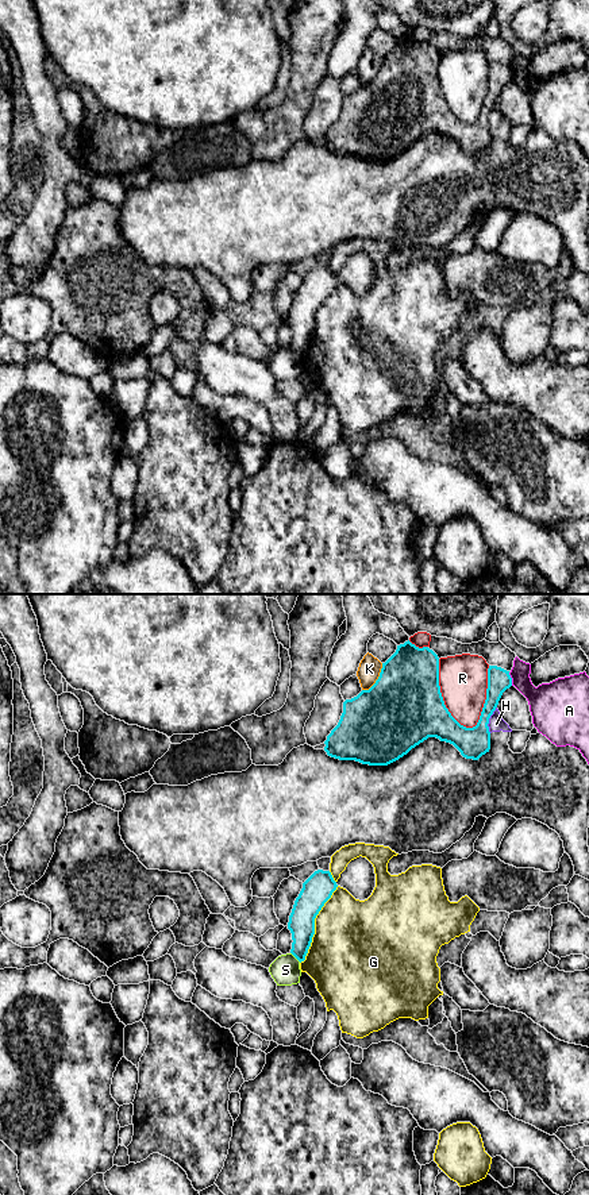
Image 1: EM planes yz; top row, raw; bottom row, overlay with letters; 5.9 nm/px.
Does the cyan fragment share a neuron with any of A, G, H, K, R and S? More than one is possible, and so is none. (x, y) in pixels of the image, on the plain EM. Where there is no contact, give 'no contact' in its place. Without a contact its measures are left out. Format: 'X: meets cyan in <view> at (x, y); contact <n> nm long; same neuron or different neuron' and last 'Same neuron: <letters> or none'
A: meets cyan in yz at (511, 74); contact 80 nm long; different neuron
G: meets cyan in yz at (314, 320); contact 500 nm long; different neuron
H: meets cyan in yz at (488, 115); contact 170 nm long; different neuron
K: meets cyan in yz at (377, 74); contact 200 nm long; different neuron
R: meets cyan in yz at (442, 93); contact 460 nm long; different neuron
S: meets cyan in yz at (296, 353); contact 90 nm long; different neuron
Same neuron: none

